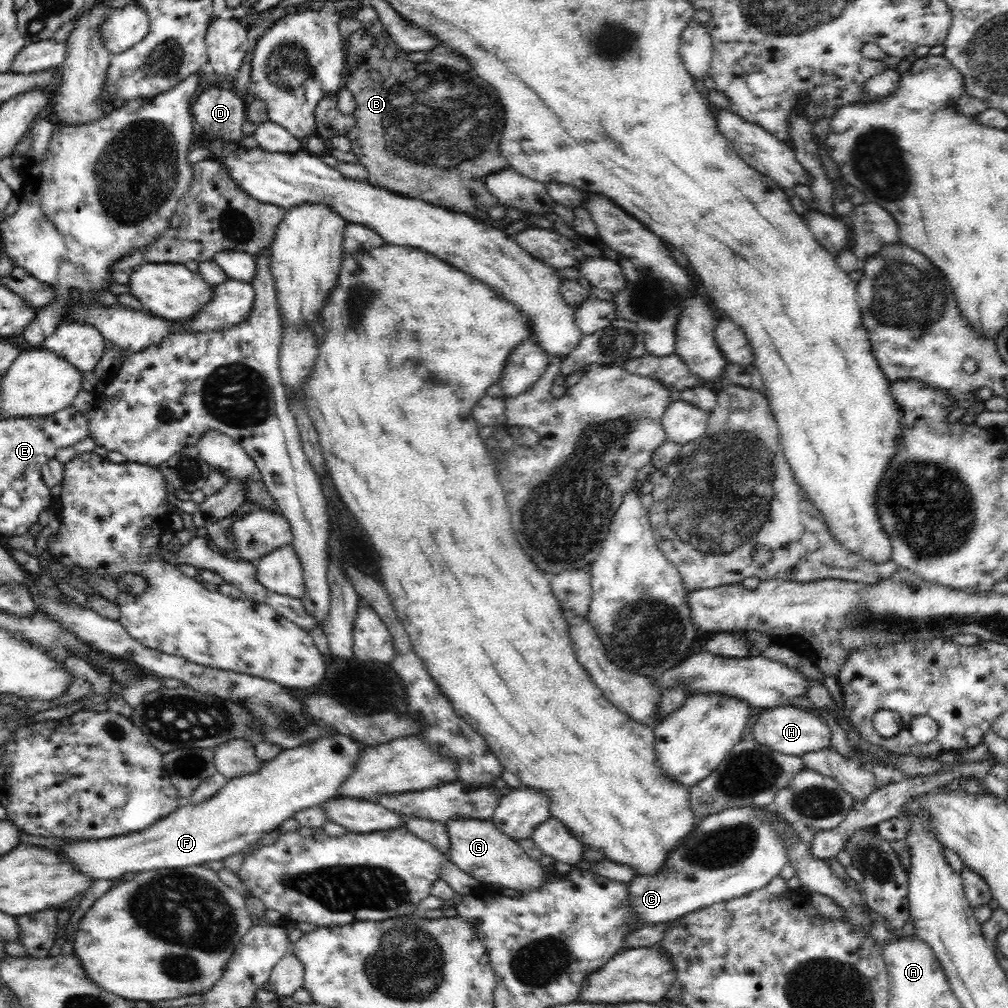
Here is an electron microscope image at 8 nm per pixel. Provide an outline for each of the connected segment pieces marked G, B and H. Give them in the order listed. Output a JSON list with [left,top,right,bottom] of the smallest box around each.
[[444,817,547,893],[315,28,525,229],[753,706,832,756]]

